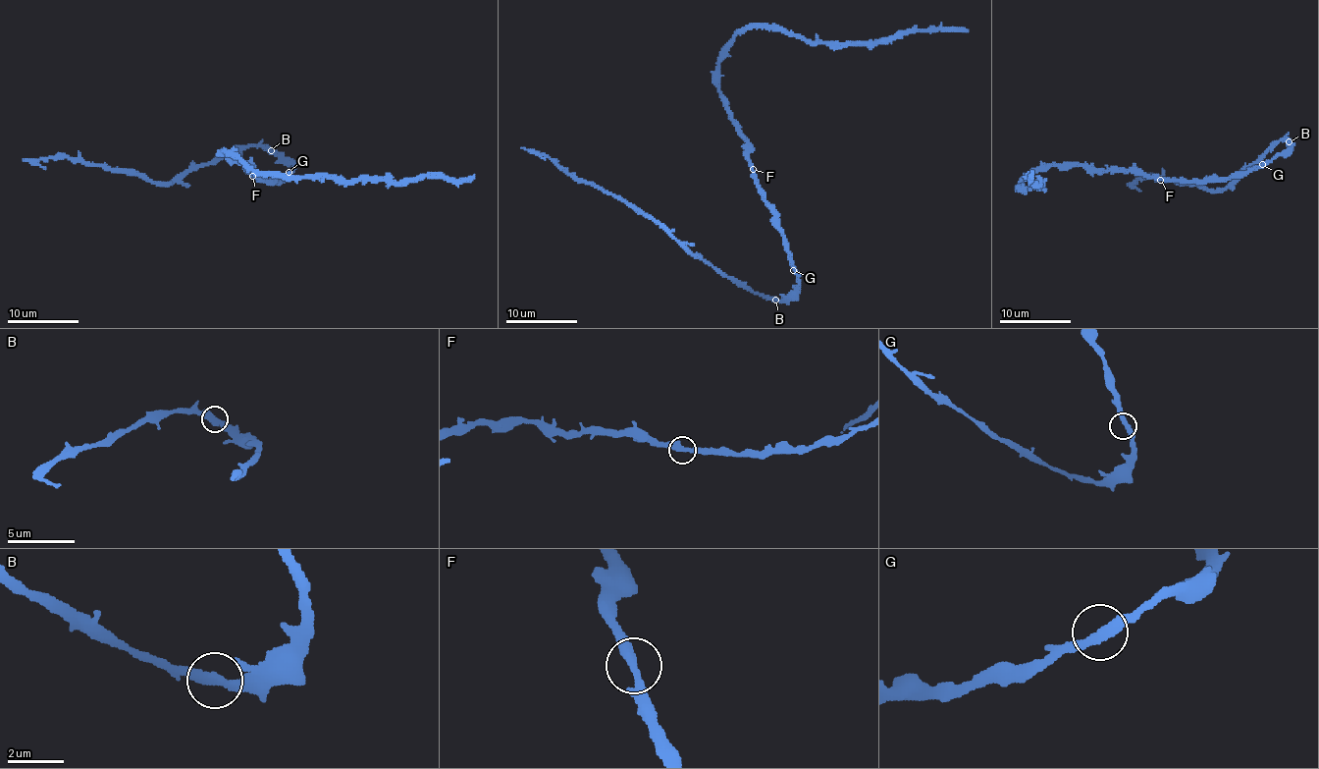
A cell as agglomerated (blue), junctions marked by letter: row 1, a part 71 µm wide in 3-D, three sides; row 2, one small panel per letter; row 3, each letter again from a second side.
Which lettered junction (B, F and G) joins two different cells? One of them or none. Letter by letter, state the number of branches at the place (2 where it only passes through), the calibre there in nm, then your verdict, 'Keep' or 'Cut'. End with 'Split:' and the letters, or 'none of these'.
B: Branches: 2. Thickness 340 nm. Keep
F: Branches: 2. Thickness 360 nm. Keep
G: Branches: 2. Thickness 340 nm. Keep
Split: none of these

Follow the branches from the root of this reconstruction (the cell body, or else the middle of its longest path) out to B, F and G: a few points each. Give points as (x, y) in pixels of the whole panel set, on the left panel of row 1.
B: (270, 181), (281, 181), (293, 167), (271, 150)
F: (270, 181), (252, 176)
G: (270, 181), (281, 181), (289, 172)

